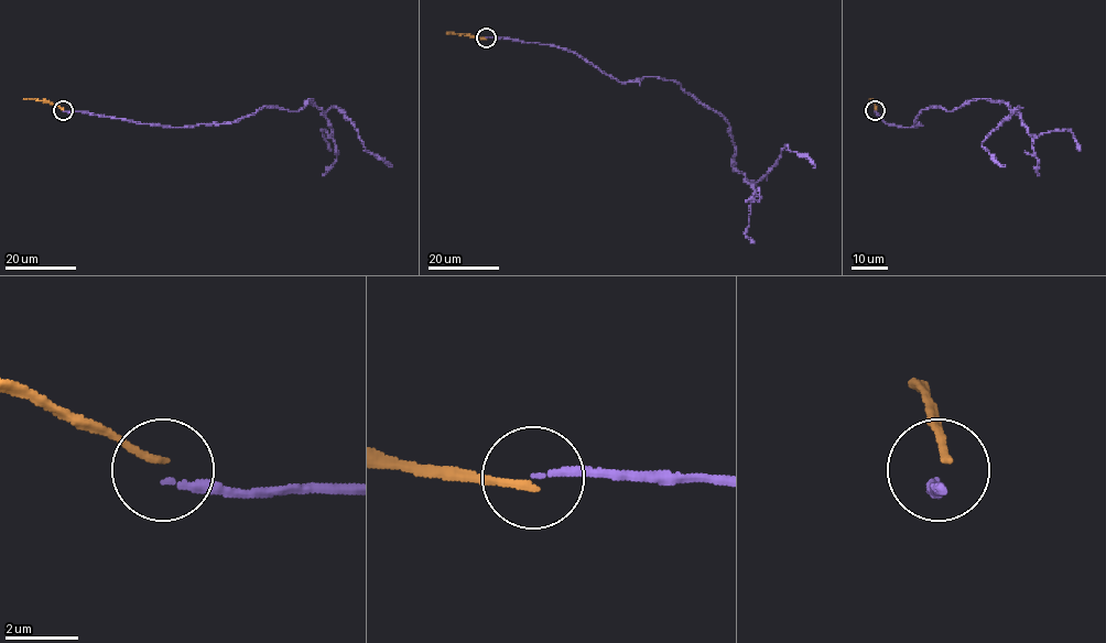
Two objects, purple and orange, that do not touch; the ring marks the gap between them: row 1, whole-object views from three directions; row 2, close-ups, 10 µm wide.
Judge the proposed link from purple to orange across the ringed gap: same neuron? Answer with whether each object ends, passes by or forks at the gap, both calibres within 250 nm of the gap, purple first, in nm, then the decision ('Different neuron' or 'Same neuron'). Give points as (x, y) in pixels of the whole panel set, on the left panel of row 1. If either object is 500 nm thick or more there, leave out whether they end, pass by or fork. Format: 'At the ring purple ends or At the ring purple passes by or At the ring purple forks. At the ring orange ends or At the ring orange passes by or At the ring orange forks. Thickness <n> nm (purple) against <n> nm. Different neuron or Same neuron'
At the ring purple ends. At the ring orange ends. Thickness 160 nm (purple) against 220 nm. Different neuron

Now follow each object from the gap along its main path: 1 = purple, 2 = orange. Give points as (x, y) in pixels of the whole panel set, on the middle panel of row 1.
1: (486, 37), (566, 48), (625, 84), (676, 80), (728, 124), (734, 167), (750, 182), (785, 145), (814, 169)
2: (486, 37), (446, 31)

